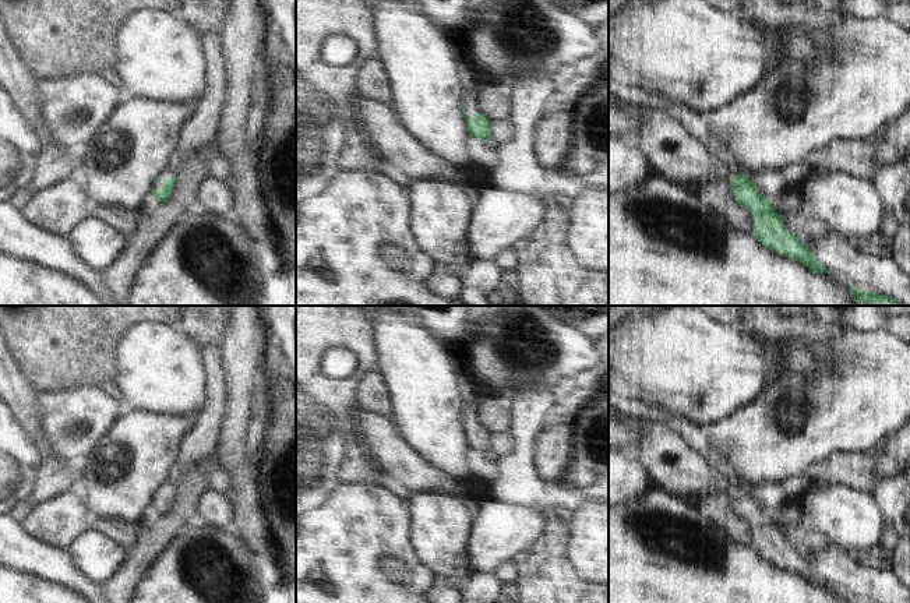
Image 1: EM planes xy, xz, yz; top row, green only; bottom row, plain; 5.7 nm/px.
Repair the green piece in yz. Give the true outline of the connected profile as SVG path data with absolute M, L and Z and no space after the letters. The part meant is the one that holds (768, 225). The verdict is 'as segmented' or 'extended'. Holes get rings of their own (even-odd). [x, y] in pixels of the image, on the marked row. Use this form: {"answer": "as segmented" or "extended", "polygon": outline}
{"answer": "extended", "polygon": "M645 107L643 124L632 141L646 155L653 173L664 176L667 180L701 190L712 177L729 179L737 207L749 211L754 222L754 234L766 248L775 251L780 257L787 257L807 267L814 274L829 274L828 269L814 257L812 251L793 233L784 230L784 221L776 212L768 198L755 190L755 183L749 181L744 174L733 174L724 163L710 155L706 147L691 137L682 126L676 121L667 112L656 107Z"}

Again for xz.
{"answer": "extended", "polygon": "M468 66L468 78L466 92L461 98L466 130L472 138L490 141L491 121L477 105L479 92L486 85L483 71L477 66Z"}

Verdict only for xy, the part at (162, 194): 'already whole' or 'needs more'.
needs more

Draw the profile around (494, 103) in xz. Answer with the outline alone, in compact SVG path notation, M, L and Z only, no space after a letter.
M484 85L477 96L480 113L490 121L504 121L511 116L511 95L491 85Z

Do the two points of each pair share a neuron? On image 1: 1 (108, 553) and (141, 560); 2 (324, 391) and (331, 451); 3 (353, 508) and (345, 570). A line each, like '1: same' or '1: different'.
1: different
2: different
3: same

